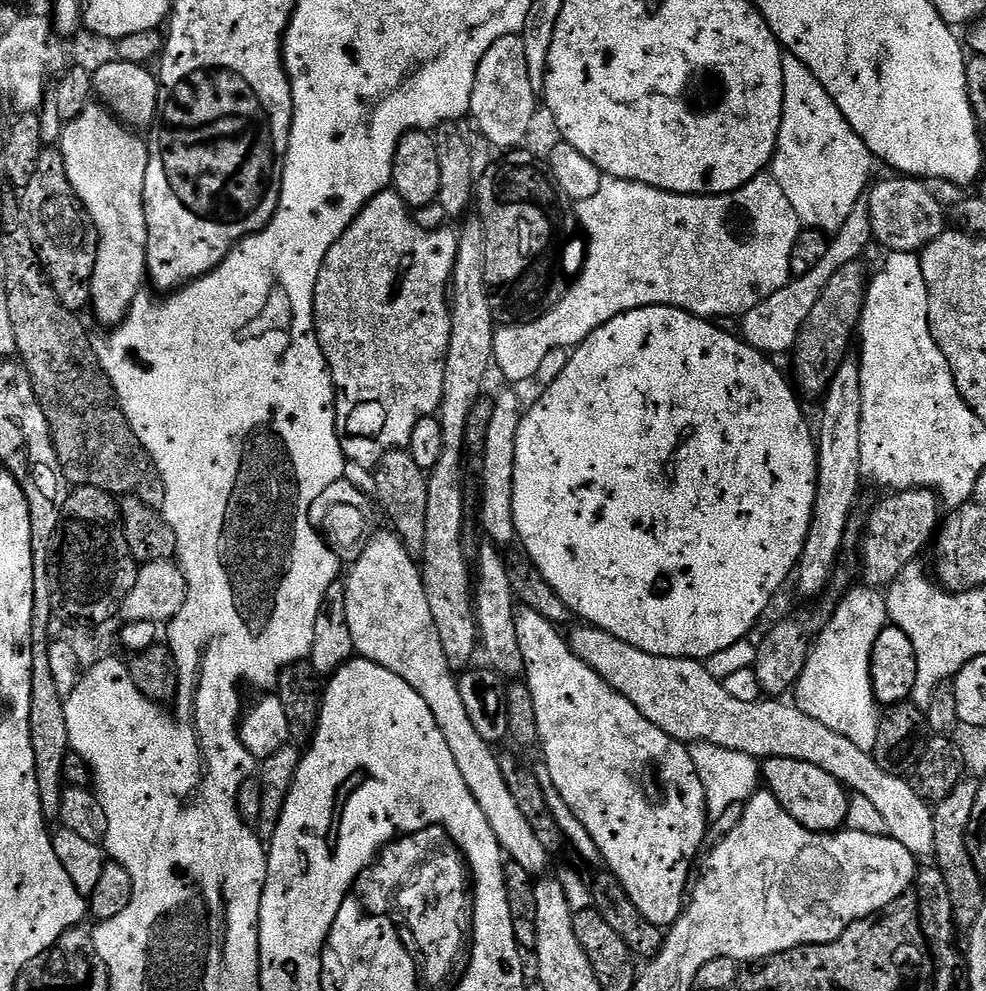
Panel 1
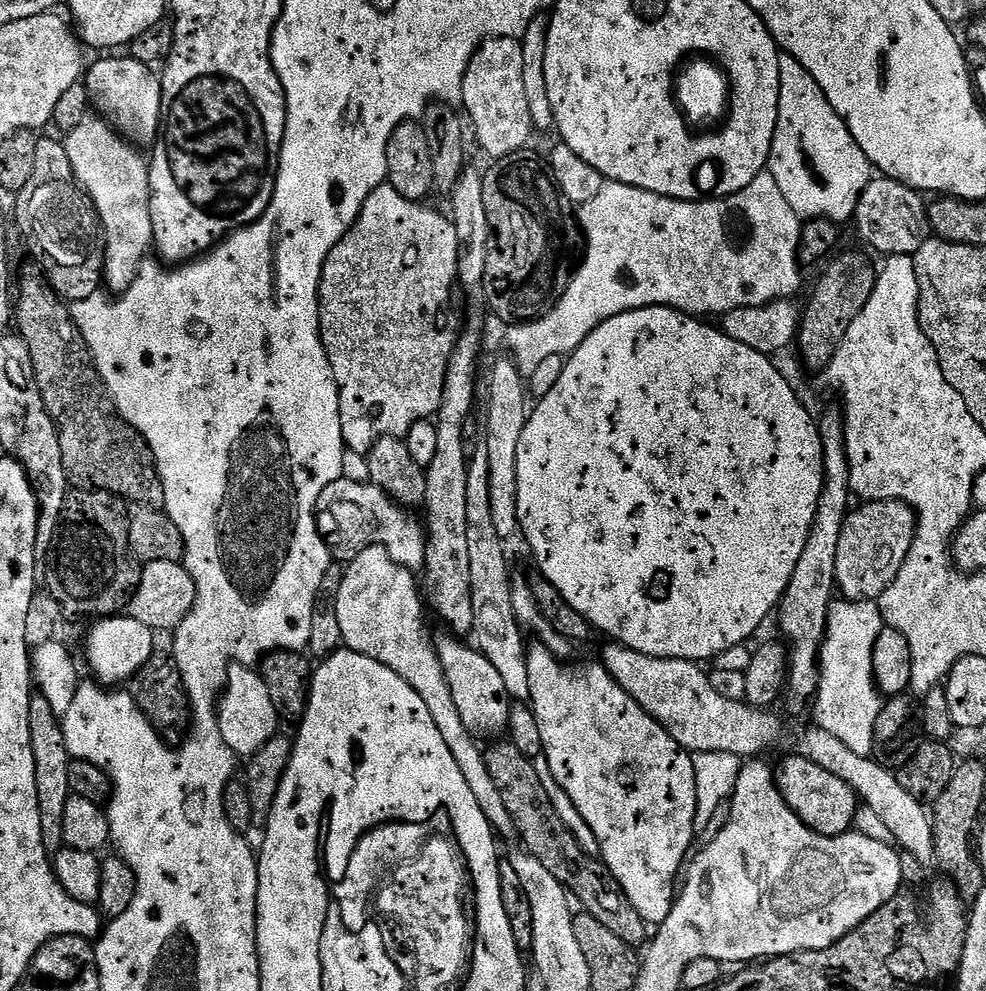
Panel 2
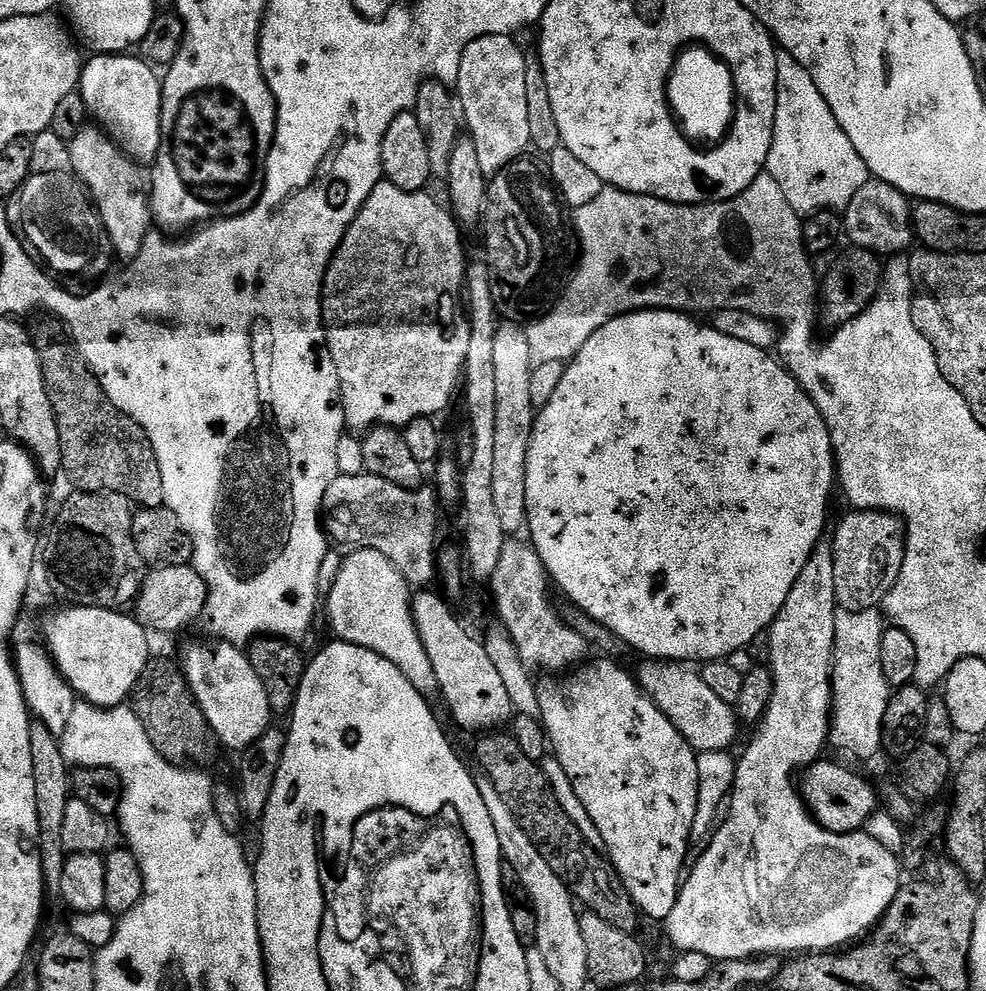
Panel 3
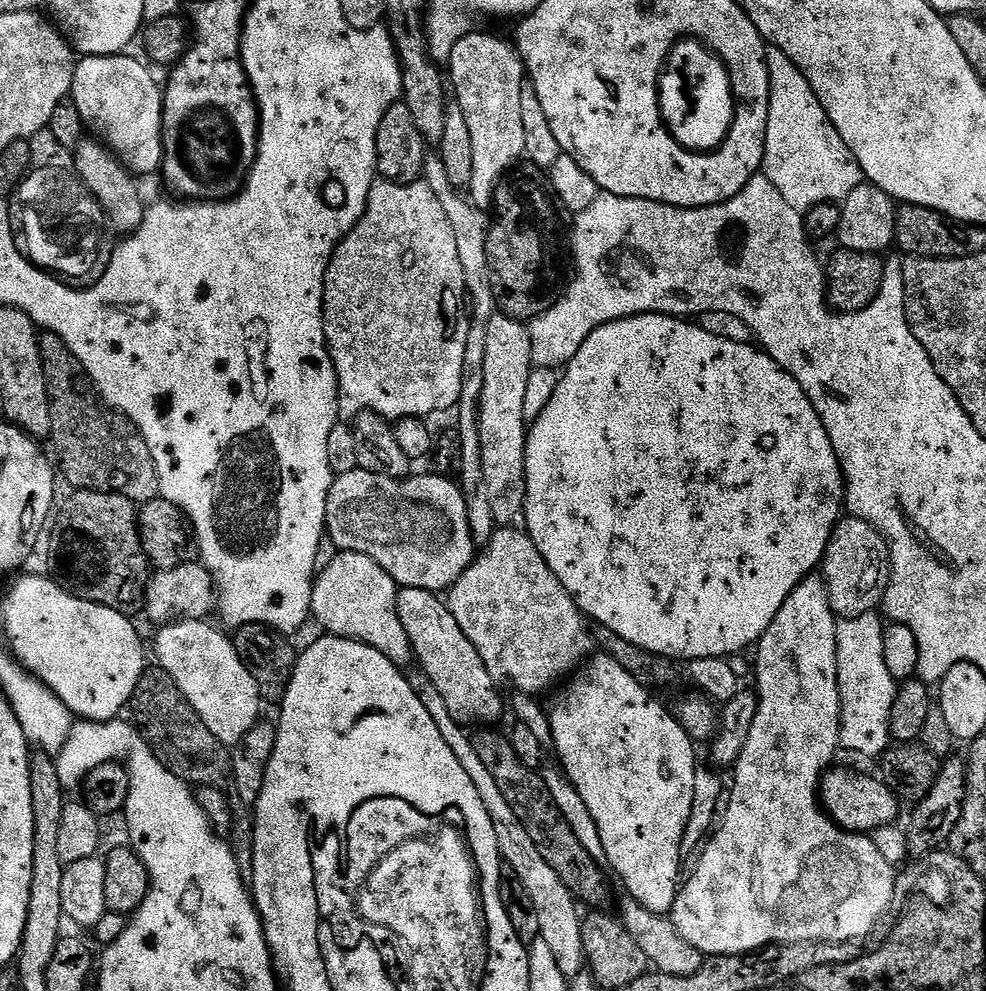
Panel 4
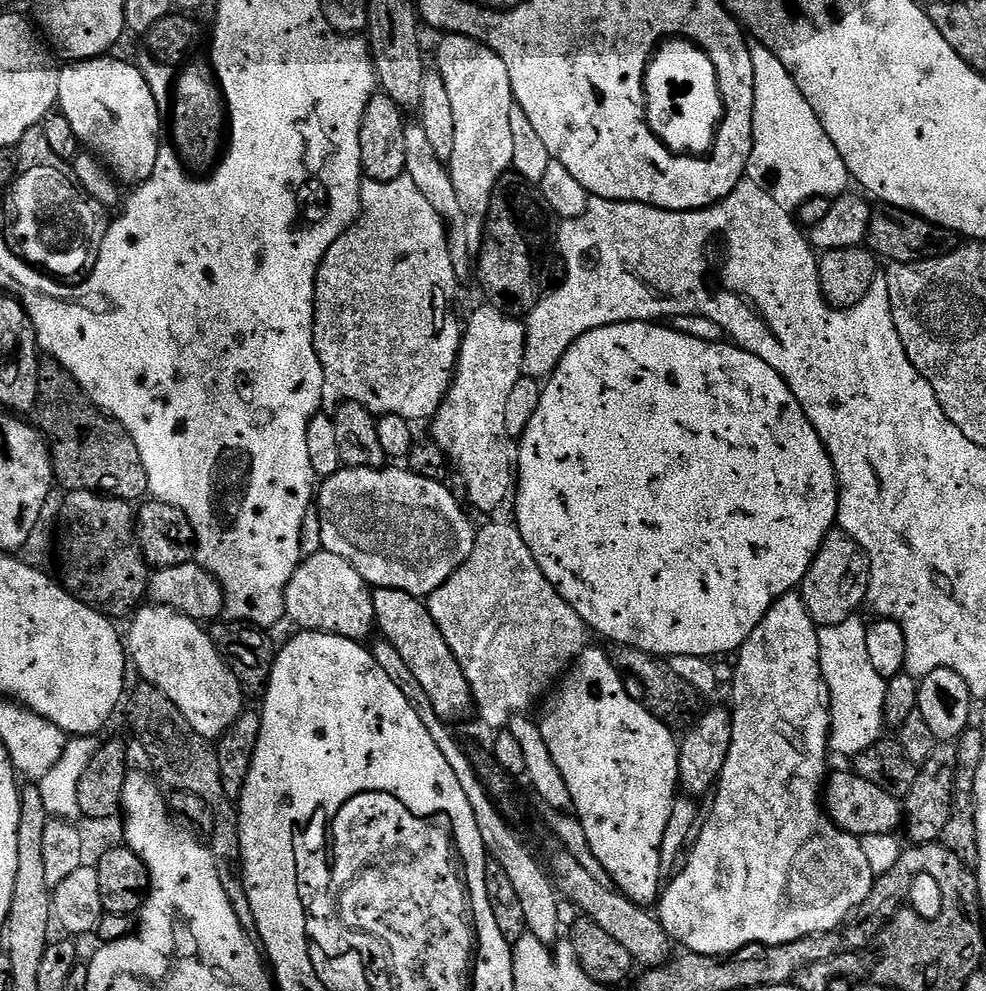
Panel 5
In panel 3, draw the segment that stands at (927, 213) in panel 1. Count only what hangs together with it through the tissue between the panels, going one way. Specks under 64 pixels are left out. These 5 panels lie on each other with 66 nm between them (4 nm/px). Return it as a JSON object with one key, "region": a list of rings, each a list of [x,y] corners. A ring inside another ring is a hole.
{"region":[[[875,178],[869,179],[867,183],[862,185],[859,190],[854,194],[854,198],[851,199],[851,202],[848,203],[847,207],[844,209],[842,214],[842,226],[844,229],[845,237],[849,238],[847,240],[853,247],[866,249],[868,252],[874,252],[880,256],[894,256],[900,254],[900,251],[907,246],[908,243],[913,243],[914,233],[912,230],[912,204],[910,203],[909,197],[905,196],[904,193],[897,191],[896,188],[890,186],[889,183],[884,183],[881,180]]]}

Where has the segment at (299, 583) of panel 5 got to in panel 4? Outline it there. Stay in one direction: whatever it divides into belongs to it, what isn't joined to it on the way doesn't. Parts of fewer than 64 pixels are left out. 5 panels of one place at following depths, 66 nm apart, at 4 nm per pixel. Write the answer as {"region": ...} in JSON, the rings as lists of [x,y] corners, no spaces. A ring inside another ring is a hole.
{"region":[[[360,552],[335,553],[337,556],[328,565],[319,569],[312,585],[310,599],[310,616],[314,621],[324,627],[323,631],[329,636],[341,636],[347,640],[356,640],[377,650],[386,658],[390,658],[393,664],[404,666],[408,658],[410,660],[410,643],[396,614],[396,595],[398,585],[395,580],[384,572],[383,568],[370,556],[363,556]]]}

